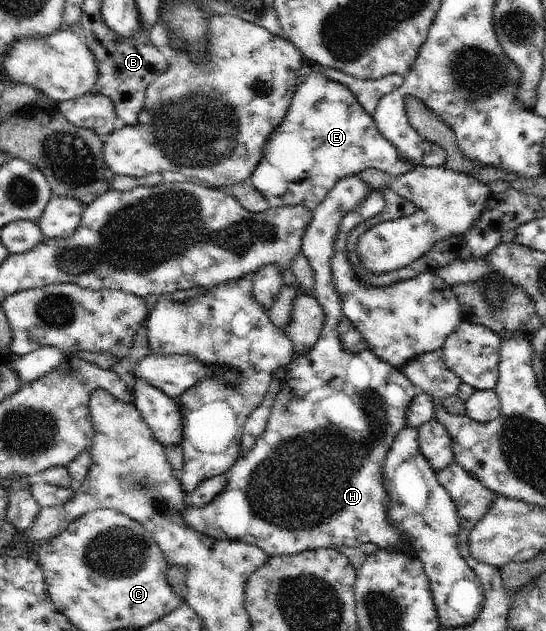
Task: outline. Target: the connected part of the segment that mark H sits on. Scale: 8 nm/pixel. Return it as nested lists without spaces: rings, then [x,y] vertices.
[[[360,175],[349,176],[343,178],[330,192],[327,194],[325,200],[317,206],[314,212],[310,228],[307,230],[302,241],[302,254],[307,257],[313,273],[315,273],[315,285],[313,297],[318,301],[318,304],[323,310],[325,316],[325,323],[321,330],[319,339],[314,348],[304,356],[301,356],[297,361],[293,361],[289,364],[285,378],[283,378],[282,386],[278,396],[273,402],[271,413],[268,419],[267,427],[265,428],[263,435],[256,441],[255,447],[245,456],[241,457],[233,464],[228,472],[223,474],[226,478],[226,488],[217,496],[214,502],[211,502],[208,506],[198,508],[186,507],[183,512],[183,520],[195,530],[195,532],[201,532],[205,536],[211,536],[211,538],[217,538],[217,540],[241,540],[247,542],[247,544],[256,545],[261,548],[263,552],[267,552],[267,556],[294,556],[307,550],[318,550],[319,548],[341,548],[346,546],[347,548],[357,548],[361,544],[373,543],[377,544],[381,549],[397,550],[398,548],[405,547],[410,550],[411,542],[409,538],[401,533],[398,529],[395,529],[388,522],[388,509],[390,508],[390,501],[384,490],[383,485],[383,464],[385,458],[388,456],[388,451],[391,449],[397,434],[406,426],[406,412],[411,405],[411,402],[415,399],[415,396],[424,393],[420,387],[415,387],[399,369],[395,369],[387,362],[380,360],[371,350],[363,350],[359,354],[352,354],[346,352],[341,345],[341,338],[337,328],[344,318],[342,312],[342,301],[334,286],[334,279],[330,264],[330,259],[334,254],[334,243],[336,240],[336,234],[340,232],[340,225],[342,219],[352,211],[358,208],[358,205],[363,204],[366,197],[372,194],[372,189],[367,182],[363,182]]]

